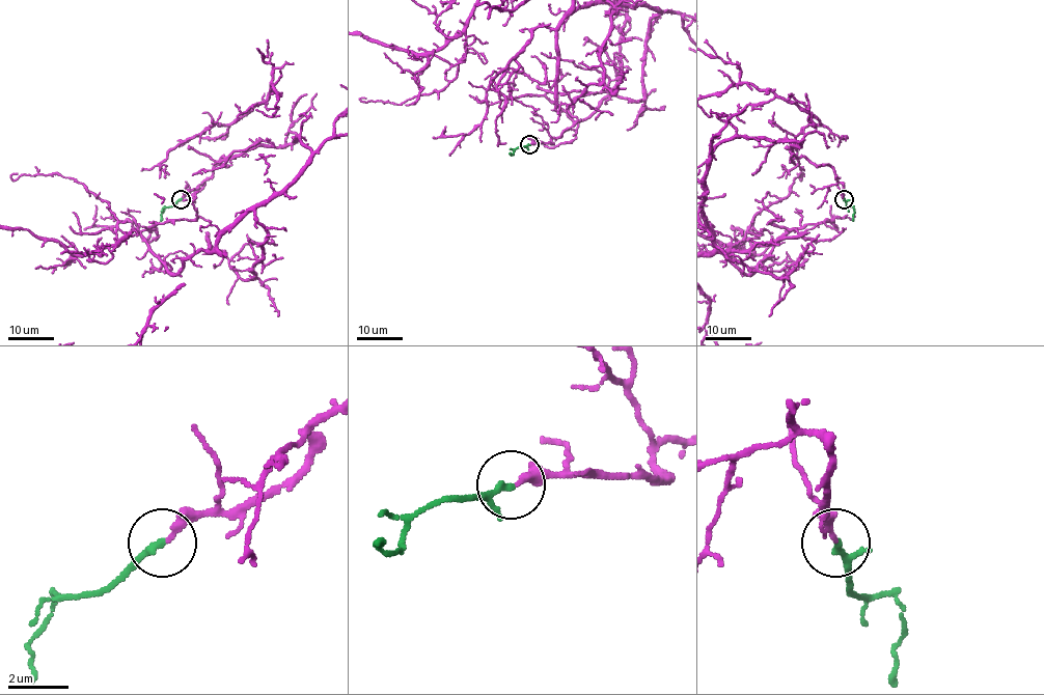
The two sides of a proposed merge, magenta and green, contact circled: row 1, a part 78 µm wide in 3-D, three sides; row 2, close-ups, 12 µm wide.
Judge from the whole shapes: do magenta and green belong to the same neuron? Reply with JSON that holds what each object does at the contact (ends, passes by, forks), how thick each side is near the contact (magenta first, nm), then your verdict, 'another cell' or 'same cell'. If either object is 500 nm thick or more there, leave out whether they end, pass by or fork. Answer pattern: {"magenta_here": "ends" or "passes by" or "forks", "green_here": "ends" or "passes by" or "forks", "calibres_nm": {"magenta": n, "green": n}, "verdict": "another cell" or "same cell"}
{"magenta_here": "ends", "green_here": "passes by", "calibres_nm": {"magenta": 220, "green": 170}, "verdict": "same cell"}

